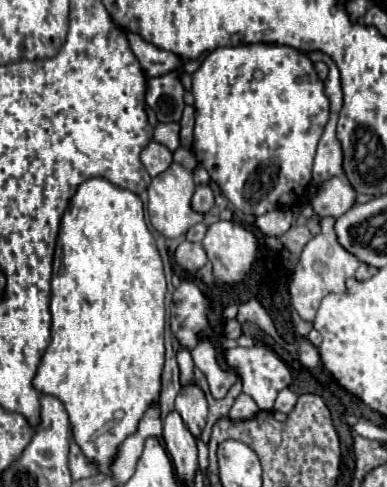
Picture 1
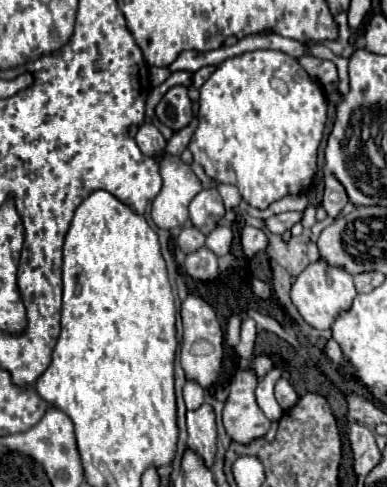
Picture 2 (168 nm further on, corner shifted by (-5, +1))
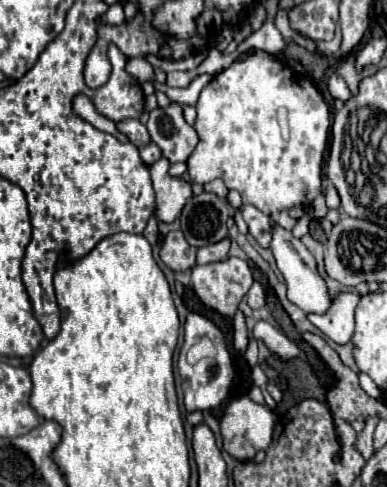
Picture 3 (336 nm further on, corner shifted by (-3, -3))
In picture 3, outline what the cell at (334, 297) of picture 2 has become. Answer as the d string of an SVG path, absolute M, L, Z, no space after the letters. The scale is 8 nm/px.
M341 294L341 296L333 298L333 304L327 310L327 314L323 314L323 316L309 314L307 318L333 342L347 344L353 338L353 332L355 332L353 312L355 312L357 302L359 302L359 296Z

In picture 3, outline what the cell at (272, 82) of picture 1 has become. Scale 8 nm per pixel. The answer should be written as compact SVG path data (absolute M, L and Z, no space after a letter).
M255 52L255 56L249 56L243 62L233 62L229 68L225 68L221 74L217 74L201 90L201 96L199 96L195 108L197 108L197 118L195 118L193 128L199 134L199 144L197 144L195 152L191 154L191 158L187 160L187 166L189 166L187 172L191 176L191 182L207 184L207 182L211 182L215 178L223 178L225 186L229 190L237 190L241 194L241 198L243 198L245 204L253 204L255 208L259 208L267 216L277 214L281 210L291 210L295 206L307 208L321 194L321 166L323 166L323 154L325 154L325 148L327 148L327 136L329 136L329 128L331 128L331 114L329 114L329 108L327 108L321 92L313 86L313 82L307 76L295 74L285 62L269 58L267 52Z

